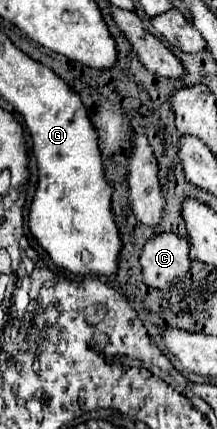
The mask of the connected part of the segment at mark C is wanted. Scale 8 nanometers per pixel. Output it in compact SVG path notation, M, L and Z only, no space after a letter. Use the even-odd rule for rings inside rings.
M161 233L147 241L139 263L145 283L153 289L167 291L191 269L189 241L175 233Z

